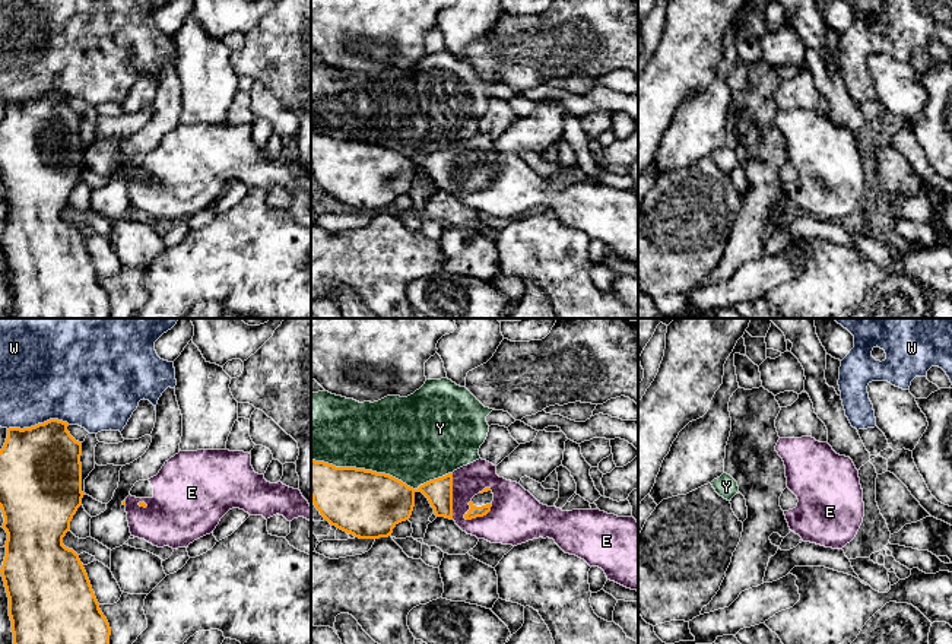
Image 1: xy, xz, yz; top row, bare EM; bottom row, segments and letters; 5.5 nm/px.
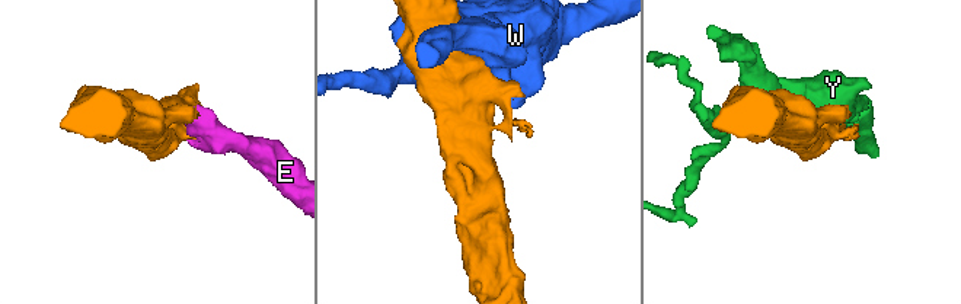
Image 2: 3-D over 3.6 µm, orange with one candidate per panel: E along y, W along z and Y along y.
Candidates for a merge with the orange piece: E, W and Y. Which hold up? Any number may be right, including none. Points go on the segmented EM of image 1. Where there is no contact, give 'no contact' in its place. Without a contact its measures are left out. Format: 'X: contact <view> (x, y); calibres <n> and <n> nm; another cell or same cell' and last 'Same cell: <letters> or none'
E: contact xz (479, 516); calibres 70 and 300 nm; same cell
W: contact xy (38, 424); calibres 440 and 460 nm; another cell
Y: contact xz (381, 473); calibres 360 and 460 nm; another cell
Same cell: E

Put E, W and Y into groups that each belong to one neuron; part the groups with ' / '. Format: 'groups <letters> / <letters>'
groups E / W / Y

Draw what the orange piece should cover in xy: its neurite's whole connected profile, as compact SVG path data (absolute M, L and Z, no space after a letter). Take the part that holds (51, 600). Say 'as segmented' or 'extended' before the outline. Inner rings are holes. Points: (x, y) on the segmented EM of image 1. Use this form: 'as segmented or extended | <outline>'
as segmented | M50 419L31 428L9 428L0 450L0 508L7 533L1 577L9 597L13 644L110 644L111 628L99 609L79 555L63 545L70 521L82 505L82 442L67 431L69 423Z

